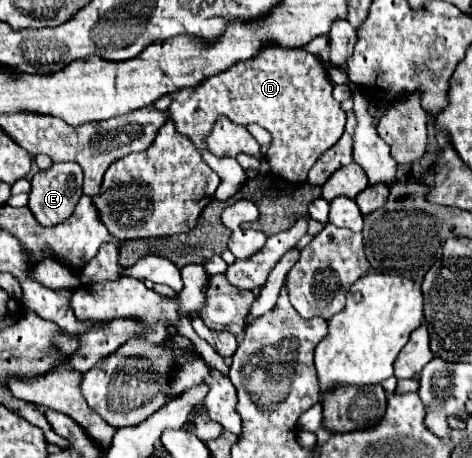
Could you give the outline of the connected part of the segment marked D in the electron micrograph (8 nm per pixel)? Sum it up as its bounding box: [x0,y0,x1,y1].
[168,47,346,202]

